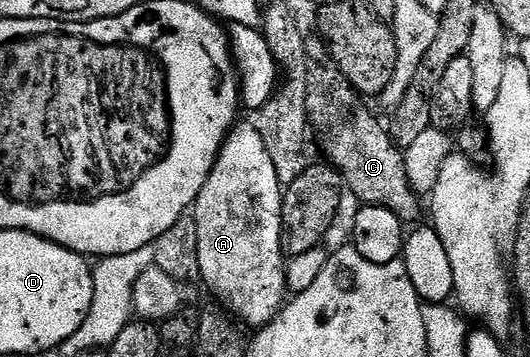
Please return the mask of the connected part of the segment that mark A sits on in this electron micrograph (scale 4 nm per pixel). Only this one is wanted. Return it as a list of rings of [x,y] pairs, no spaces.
[[[253,123],[241,125],[234,124],[229,130],[229,134],[225,137],[225,142],[221,144],[220,151],[217,152],[217,162],[213,164],[213,169],[209,172],[209,177],[203,183],[203,187],[199,191],[195,204],[191,209],[191,220],[197,224],[197,234],[199,235],[199,271],[201,272],[200,280],[205,281],[205,285],[211,292],[217,296],[216,304],[224,307],[238,322],[246,321],[253,327],[268,325],[274,317],[280,314],[283,308],[283,302],[287,297],[285,287],[285,267],[286,258],[282,256],[280,247],[280,231],[281,231],[281,203],[283,186],[279,179],[276,178],[275,166],[271,163],[271,157],[267,155],[266,144],[263,143],[262,136]]]

